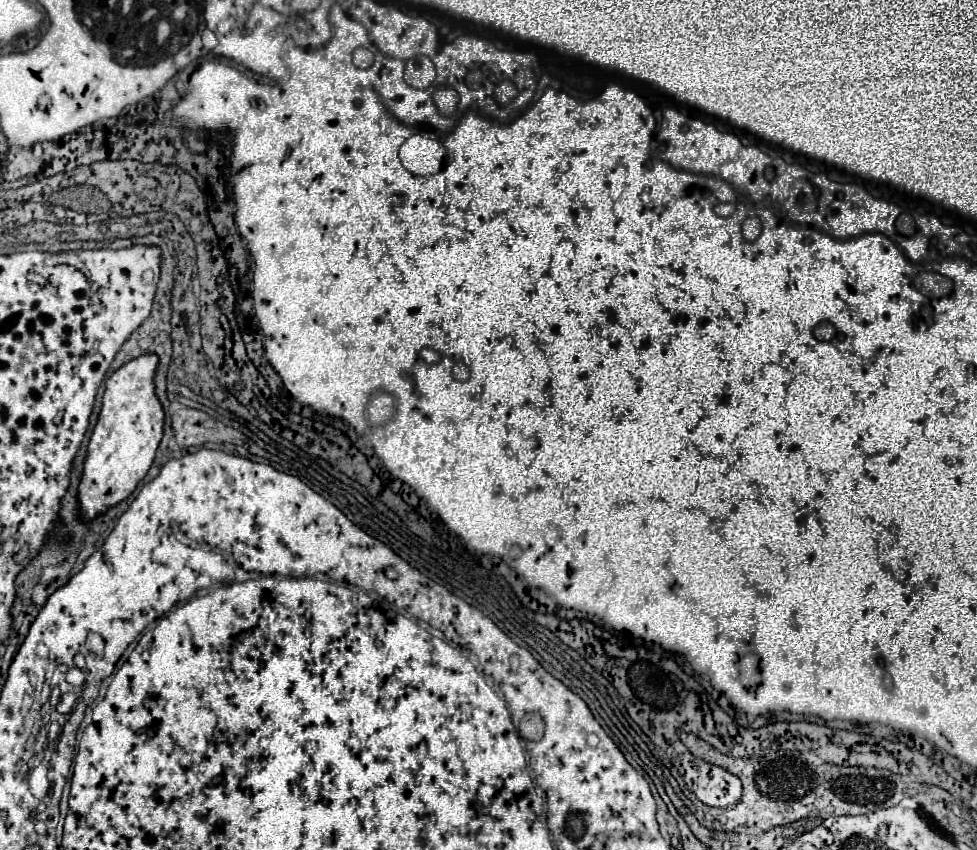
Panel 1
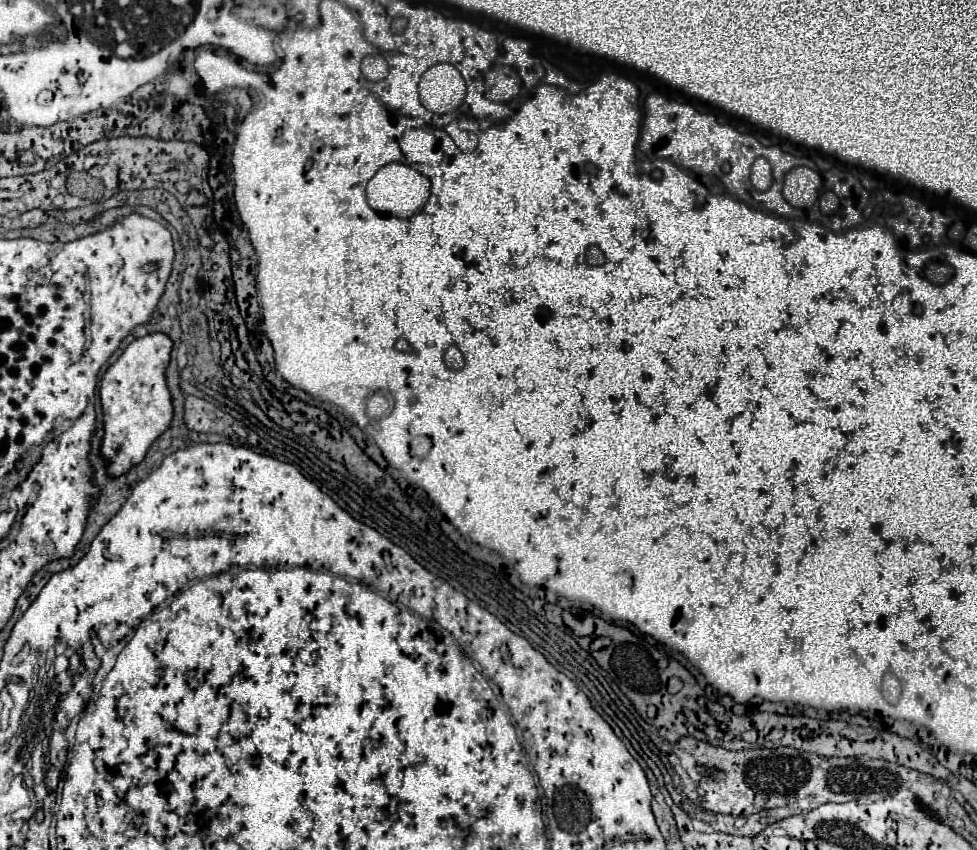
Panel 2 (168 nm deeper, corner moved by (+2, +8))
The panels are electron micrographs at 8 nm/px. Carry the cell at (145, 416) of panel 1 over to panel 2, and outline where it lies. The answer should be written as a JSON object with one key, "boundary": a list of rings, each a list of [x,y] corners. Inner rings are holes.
{"boundary":[[[146,334],[136,338],[100,380],[100,402],[104,412],[102,456],[108,460],[108,474],[120,476],[138,464],[150,444],[170,426],[174,408],[166,386],[172,340],[166,334]]]}

